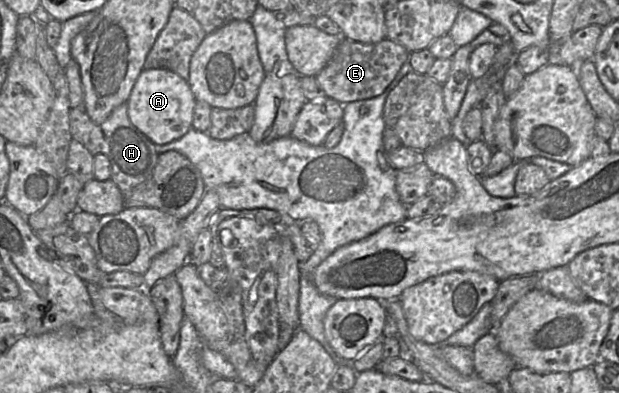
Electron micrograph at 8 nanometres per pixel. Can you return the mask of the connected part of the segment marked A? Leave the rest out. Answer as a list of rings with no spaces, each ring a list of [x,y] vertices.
[[[143,69],[127,100],[132,124],[155,145],[179,139],[192,127],[196,98],[187,80],[169,69]]]

